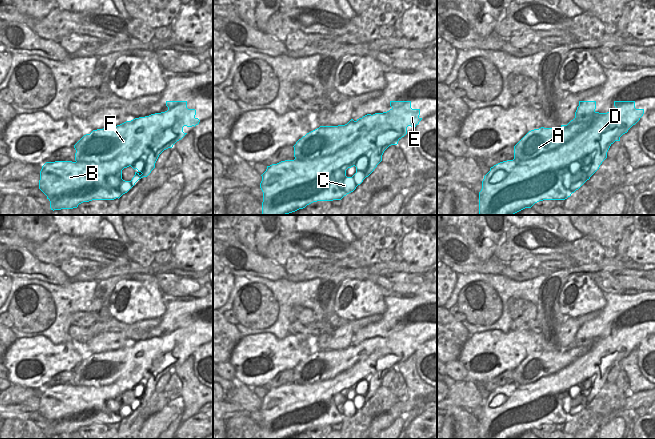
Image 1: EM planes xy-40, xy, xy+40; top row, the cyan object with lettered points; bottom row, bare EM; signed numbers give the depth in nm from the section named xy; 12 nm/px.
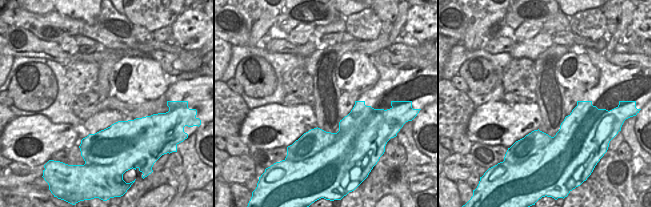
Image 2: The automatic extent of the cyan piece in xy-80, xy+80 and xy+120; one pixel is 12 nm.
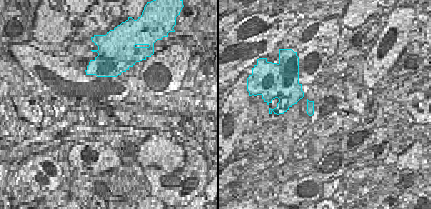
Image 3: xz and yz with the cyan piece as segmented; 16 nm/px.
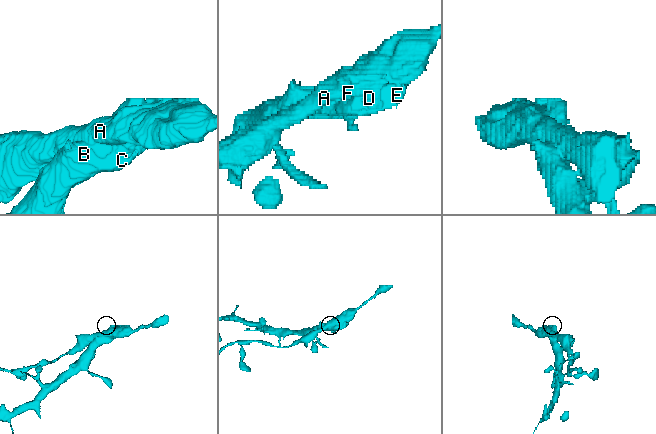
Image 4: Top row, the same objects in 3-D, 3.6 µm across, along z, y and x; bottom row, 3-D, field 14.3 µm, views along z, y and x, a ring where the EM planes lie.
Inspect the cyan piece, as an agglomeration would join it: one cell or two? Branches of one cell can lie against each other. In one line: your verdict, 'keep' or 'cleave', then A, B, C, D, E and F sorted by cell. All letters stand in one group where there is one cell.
cleave; groups A E F / B C D

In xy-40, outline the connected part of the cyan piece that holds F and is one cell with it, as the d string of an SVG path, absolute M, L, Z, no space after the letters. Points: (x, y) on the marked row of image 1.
M166 101L168 110L161 113L151 114L145 117L135 118L117 126L108 126L103 129L93 130L90 134L84 135L75 145L76 162L107 162L123 154L136 149L140 144L151 144L156 147L154 133L165 128L167 132L172 132L171 137L163 137L162 141L171 141L178 138L183 132L183 127L192 127L199 124L200 120L195 117L196 110L187 108L187 101Z

